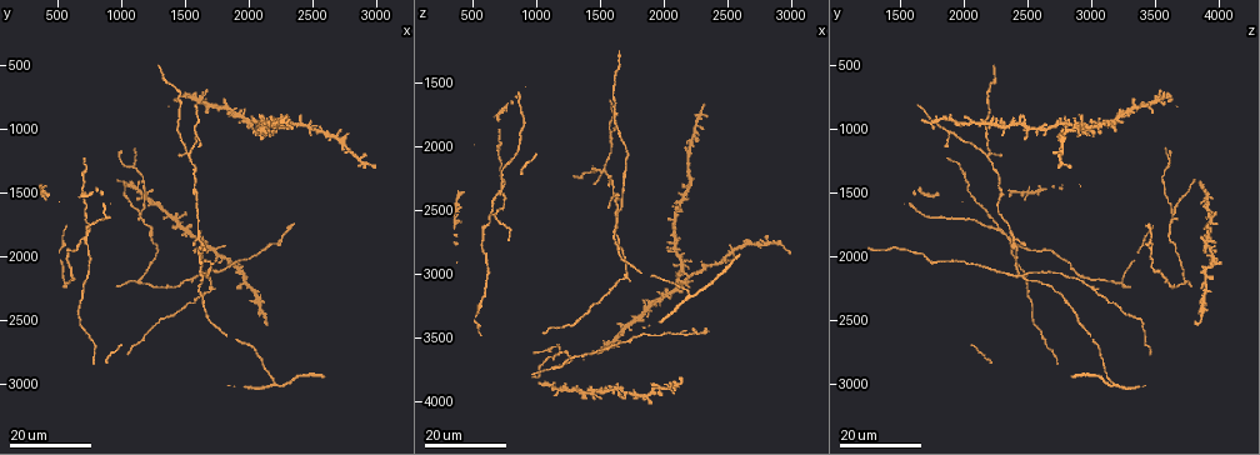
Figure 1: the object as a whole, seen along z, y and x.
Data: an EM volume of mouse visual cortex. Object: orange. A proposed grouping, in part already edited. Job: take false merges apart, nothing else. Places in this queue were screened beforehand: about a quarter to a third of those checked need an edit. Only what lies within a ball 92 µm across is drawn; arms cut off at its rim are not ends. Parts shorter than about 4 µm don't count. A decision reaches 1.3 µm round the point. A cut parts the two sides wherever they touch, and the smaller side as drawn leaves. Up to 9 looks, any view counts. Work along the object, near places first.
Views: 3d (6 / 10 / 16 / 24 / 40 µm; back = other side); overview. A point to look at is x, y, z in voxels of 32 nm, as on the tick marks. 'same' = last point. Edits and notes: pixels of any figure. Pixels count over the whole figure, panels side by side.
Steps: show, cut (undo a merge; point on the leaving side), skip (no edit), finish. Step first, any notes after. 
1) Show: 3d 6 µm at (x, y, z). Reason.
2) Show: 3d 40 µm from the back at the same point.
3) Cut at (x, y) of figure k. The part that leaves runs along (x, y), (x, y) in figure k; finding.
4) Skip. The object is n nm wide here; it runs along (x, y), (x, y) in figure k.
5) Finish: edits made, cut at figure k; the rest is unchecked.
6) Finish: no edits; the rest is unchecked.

Show: 3d 16 µm at (1120, 2220, 3720). Arms part here.

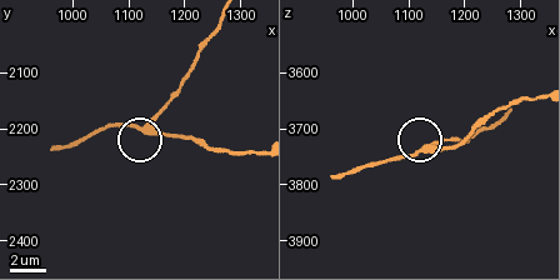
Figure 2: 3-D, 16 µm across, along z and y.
Show: 3d 6 µm at (1145, 2200, 3735). Closer look.

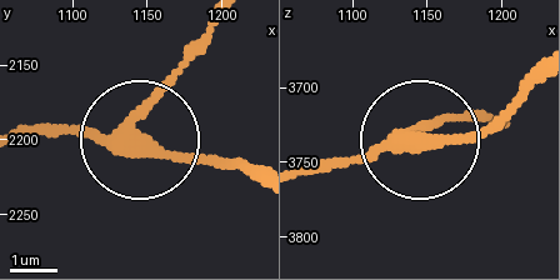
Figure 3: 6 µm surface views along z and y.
Skip. 3 arms meet here; it runs along (216, 26), (141, 134), (189, 158), (245, 158) in figure 3; continuous, no second neuron.

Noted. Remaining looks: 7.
Show: 3d 24 µm at (1660, 1960, 2420). Thick turns thin.

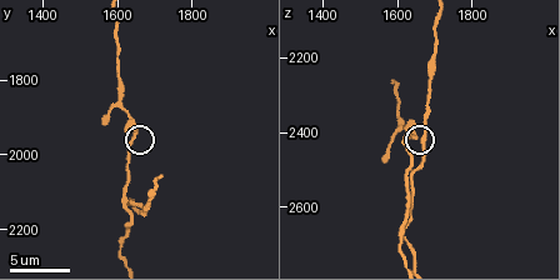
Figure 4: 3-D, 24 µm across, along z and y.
Show: 3d 6 µm at (1650, 1950, 2410).

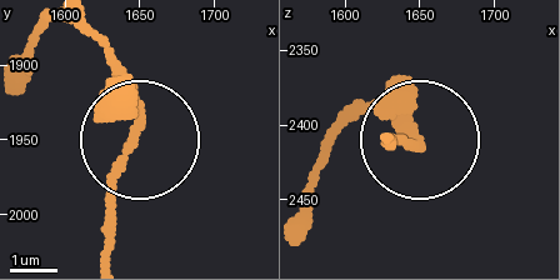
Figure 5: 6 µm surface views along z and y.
Skip. All the same neuron.

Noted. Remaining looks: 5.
Show: 3d 24 µm at (1540, 1220, 2180). Three arms meet.

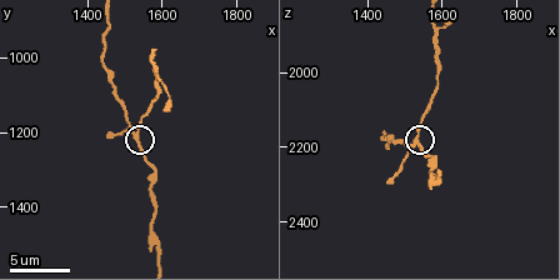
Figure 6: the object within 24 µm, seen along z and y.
Show: 3d 10 µm at (1530, 1220, 2190).

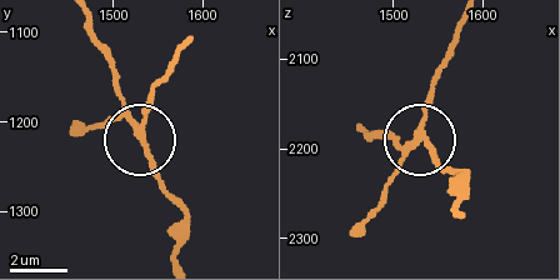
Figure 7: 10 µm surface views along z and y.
Show: 3d 6 µm at (1530, 1215, 2185).

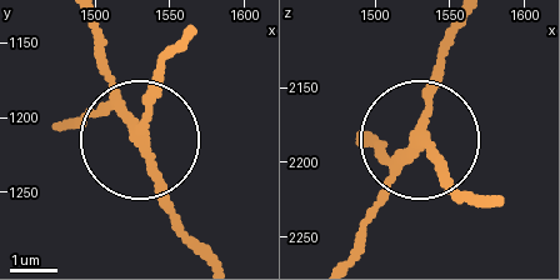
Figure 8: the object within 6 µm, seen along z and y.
Skip. The object is 200 nm wide here; continuous, no second neuron.

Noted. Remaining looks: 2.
Show: 3d 10 µm at (1640, 2170, 2470). Two arms in line, one across.

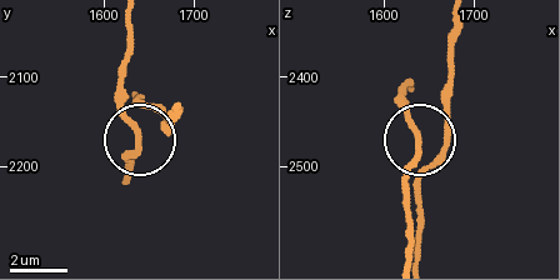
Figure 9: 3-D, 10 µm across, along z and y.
Show: 3d 6 µm at (1635, 2155, 2460).

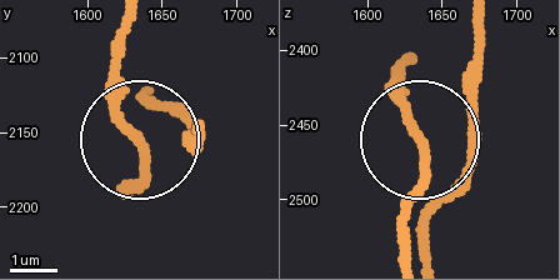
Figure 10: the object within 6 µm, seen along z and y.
Skip. The object is 150 nm wide here; it runs along (406, 65), (394, 89), (410, 125), (474, 144) in figure 10; one neuron here.

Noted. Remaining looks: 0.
Finish: no edits; the rest is unchecked.

